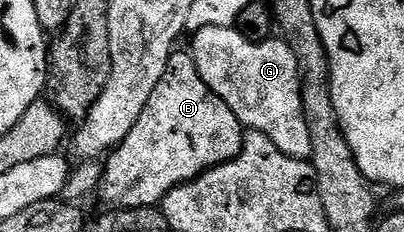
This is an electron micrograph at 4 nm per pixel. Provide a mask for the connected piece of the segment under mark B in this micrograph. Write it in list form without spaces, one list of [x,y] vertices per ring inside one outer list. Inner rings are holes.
[[[175,51],[168,59],[166,73],[160,79],[160,83],[156,83],[156,91],[152,91],[152,99],[148,99],[148,107],[144,107],[140,119],[136,119],[136,127],[132,127],[132,131],[128,131],[128,135],[119,143],[118,148],[113,150],[113,152],[105,158],[105,169],[103,171],[100,197],[103,197],[108,204],[114,205],[113,207],[117,207],[118,209],[158,205],[176,187],[180,187],[189,181],[195,181],[195,179],[197,179],[201,173],[206,172],[207,169],[215,169],[217,165],[222,165],[224,162],[233,159],[242,149],[243,136],[244,126],[236,119],[236,115],[228,107],[228,103],[224,103],[224,99],[217,97],[217,95],[206,86],[204,79],[200,79],[200,71],[196,71],[196,63],[194,62],[193,56],[191,56],[189,52],[182,53],[182,51]]]

